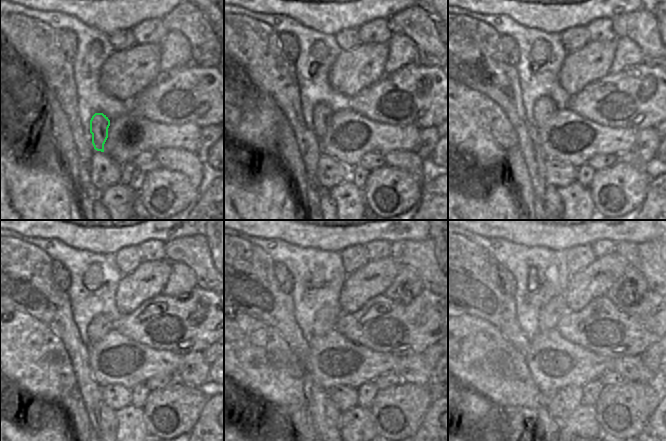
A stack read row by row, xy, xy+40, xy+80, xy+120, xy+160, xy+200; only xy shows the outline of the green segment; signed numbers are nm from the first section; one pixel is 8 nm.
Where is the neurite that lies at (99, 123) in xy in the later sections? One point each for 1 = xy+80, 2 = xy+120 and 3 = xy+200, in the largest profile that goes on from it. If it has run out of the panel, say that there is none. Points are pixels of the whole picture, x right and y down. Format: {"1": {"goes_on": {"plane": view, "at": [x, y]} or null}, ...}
{"1": {"goes_on": {"plane": "xy+80", "at": [544, 109]}}, "2": {"goes_on": {"plane": "xy+120", "at": [100, 325]}}, "3": {"goes_on": {"plane": "xy+200", "at": [549, 316]}}}

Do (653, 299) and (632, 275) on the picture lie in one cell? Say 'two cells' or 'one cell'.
two cells

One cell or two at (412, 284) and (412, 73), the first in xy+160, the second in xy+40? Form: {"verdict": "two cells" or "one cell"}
{"verdict": "two cells"}

